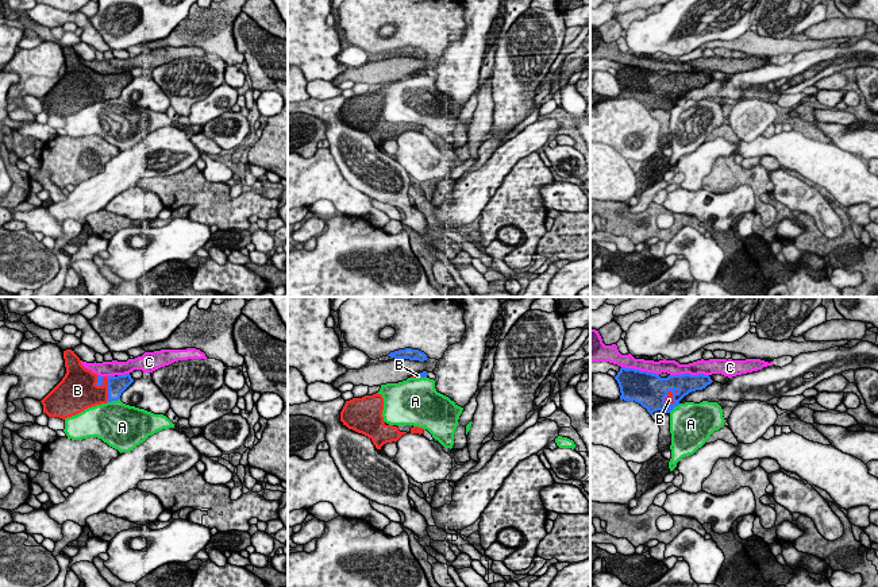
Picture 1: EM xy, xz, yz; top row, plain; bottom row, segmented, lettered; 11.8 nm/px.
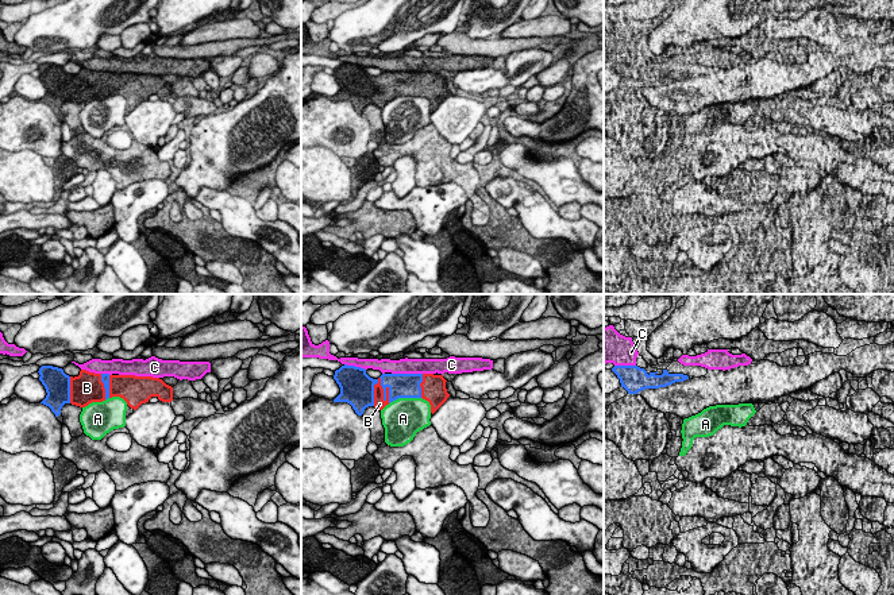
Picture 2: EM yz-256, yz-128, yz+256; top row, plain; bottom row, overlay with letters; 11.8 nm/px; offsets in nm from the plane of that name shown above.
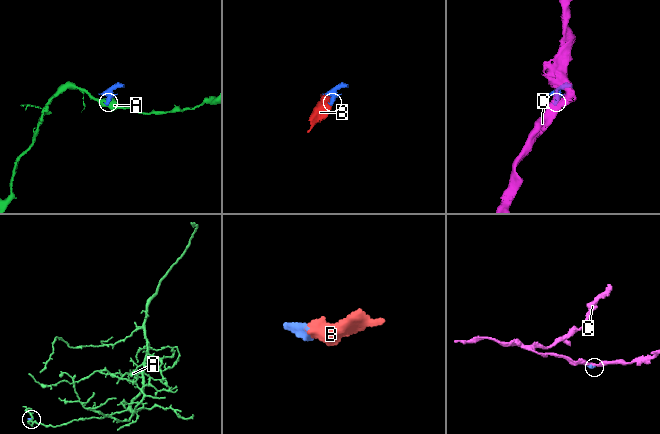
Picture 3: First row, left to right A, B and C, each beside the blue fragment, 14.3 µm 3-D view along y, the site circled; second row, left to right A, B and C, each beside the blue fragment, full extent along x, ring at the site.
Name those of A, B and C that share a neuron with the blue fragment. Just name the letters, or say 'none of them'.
B

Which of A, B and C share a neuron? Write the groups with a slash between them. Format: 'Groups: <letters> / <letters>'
Groups: A / B / C

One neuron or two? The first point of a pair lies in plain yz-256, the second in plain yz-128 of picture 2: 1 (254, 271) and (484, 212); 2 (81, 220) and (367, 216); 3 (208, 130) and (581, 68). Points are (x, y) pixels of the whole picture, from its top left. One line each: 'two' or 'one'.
1: two
2: one
3: one

